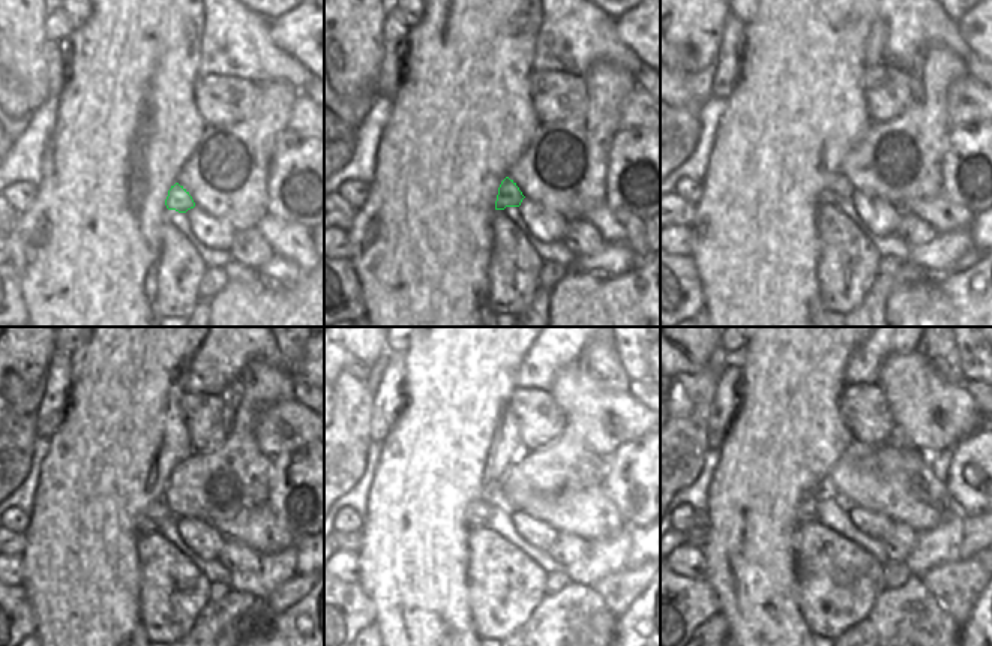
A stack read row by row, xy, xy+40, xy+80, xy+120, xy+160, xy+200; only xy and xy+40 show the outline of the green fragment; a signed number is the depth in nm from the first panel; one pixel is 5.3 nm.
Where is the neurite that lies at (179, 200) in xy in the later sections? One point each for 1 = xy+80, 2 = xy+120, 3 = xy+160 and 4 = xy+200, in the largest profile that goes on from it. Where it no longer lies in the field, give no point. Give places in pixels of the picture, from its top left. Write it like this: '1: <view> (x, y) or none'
1: xy+80 (839, 186)
2: xy+120 (149, 522)
3: xy+160 (477, 513)
4: xy+200 (806, 510)

